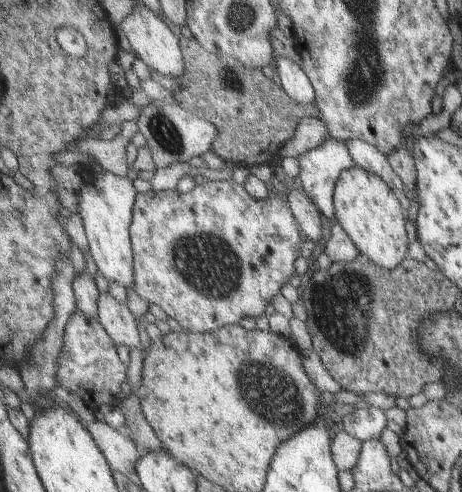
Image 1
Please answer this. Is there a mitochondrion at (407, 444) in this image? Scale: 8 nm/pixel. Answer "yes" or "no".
no

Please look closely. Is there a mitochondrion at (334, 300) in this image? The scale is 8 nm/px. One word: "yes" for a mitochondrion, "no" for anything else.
yes

